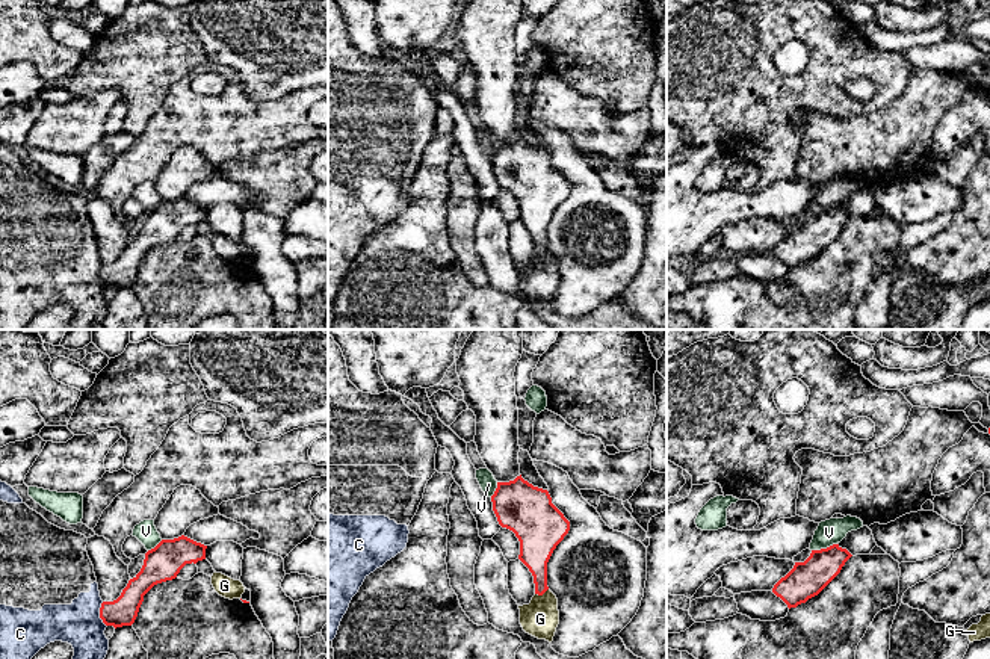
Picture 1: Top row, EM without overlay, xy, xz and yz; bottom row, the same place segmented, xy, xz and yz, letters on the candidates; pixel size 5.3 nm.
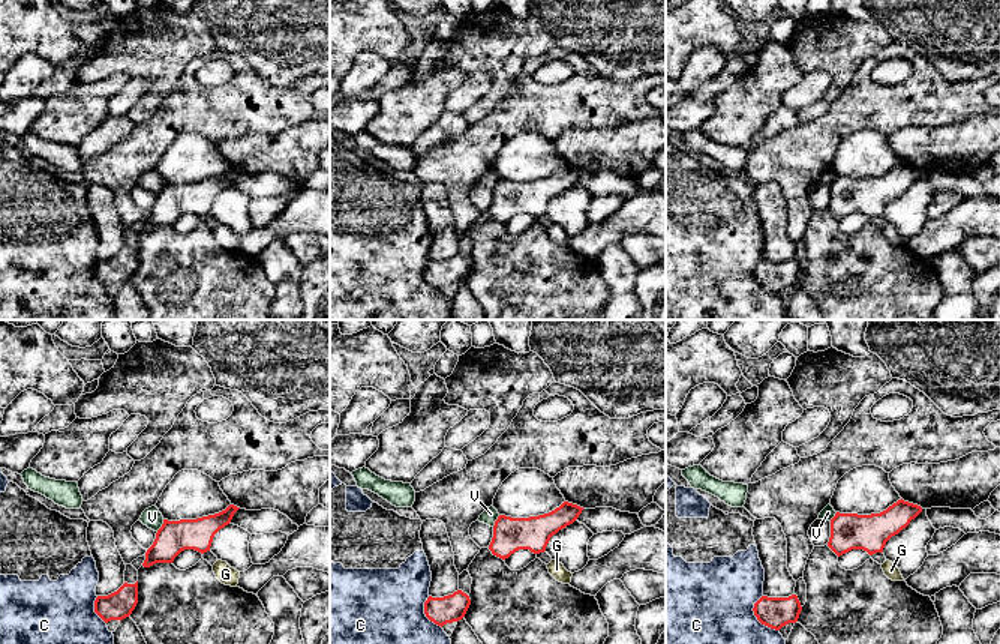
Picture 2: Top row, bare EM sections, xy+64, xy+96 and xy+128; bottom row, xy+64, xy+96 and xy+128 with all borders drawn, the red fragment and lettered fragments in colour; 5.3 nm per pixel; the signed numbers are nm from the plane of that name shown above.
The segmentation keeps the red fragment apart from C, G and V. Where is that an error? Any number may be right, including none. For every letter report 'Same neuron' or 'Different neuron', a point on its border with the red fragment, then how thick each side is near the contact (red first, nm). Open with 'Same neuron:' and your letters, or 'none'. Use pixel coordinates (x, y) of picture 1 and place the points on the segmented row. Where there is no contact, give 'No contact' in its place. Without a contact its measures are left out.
Same neuron: V
C: Different neuron. Touches red at xy (100, 614). Thickness 150 nm (red) against 220 nm
G: Different neuron. Touches red at xz (541, 594). Thickness 180 nm (red) against 200 nm
V: Same neuron. Touches red at yz (824, 549). Thickness 190 nm (red) against 140 nm

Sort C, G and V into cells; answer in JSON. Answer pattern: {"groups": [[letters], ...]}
{"groups": [["C"], ["G"], ["V"]]}

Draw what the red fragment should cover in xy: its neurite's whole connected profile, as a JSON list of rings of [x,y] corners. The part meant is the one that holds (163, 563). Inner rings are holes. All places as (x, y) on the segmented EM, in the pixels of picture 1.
[[[184,535],[162,540],[145,553],[141,571],[128,580],[121,596],[113,602],[103,602],[100,618],[106,626],[131,626],[138,617],[144,596],[157,583],[172,580],[186,564],[206,559],[207,546]]]

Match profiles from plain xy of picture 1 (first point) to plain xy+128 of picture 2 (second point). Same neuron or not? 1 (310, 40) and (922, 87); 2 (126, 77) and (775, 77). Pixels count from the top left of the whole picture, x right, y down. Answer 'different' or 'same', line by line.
1: different
2: different

